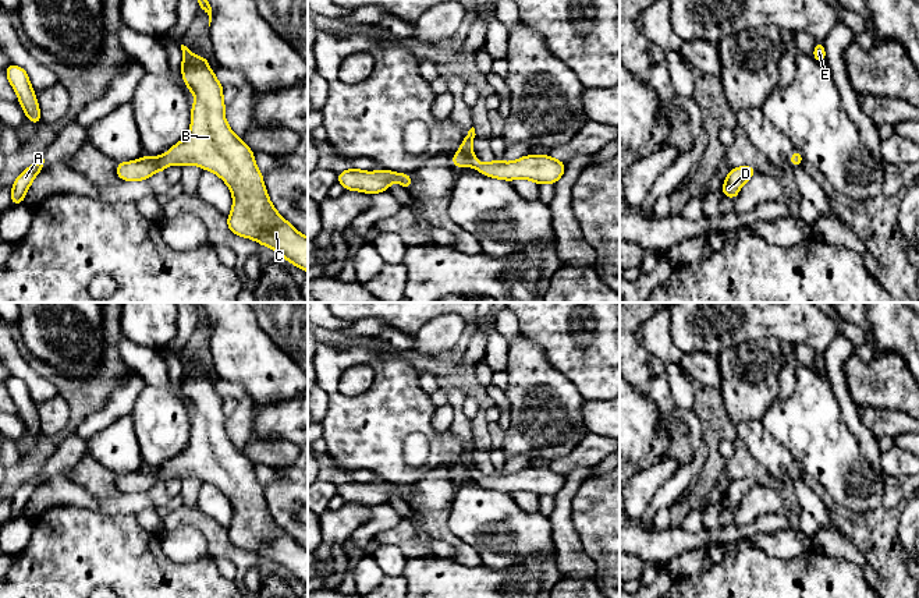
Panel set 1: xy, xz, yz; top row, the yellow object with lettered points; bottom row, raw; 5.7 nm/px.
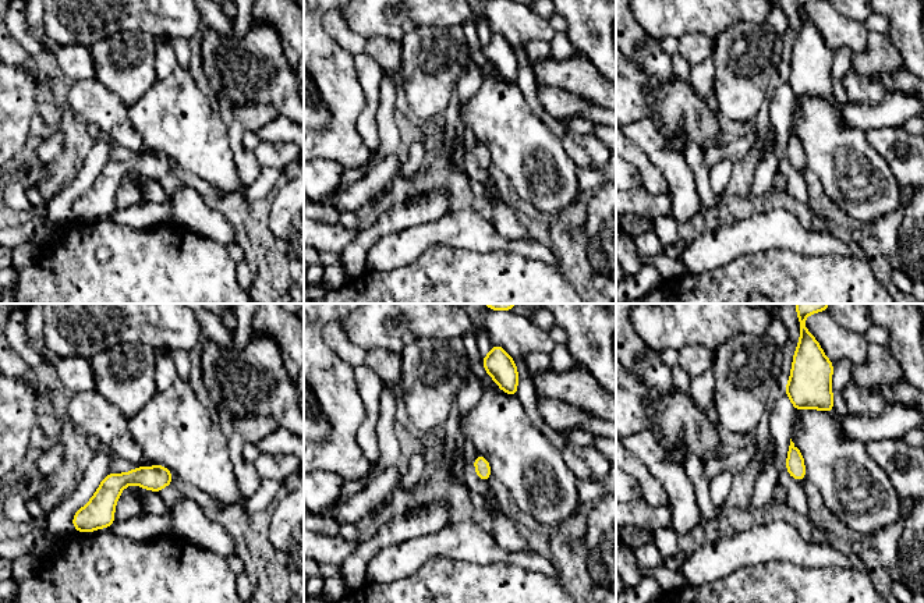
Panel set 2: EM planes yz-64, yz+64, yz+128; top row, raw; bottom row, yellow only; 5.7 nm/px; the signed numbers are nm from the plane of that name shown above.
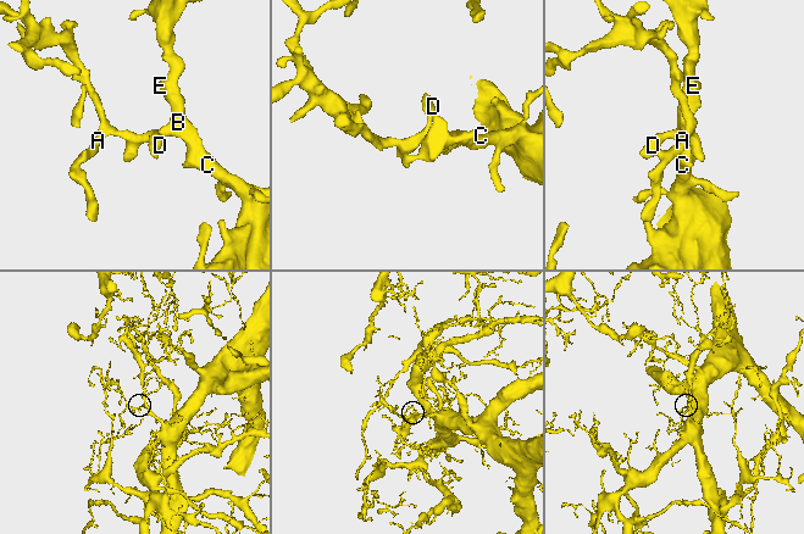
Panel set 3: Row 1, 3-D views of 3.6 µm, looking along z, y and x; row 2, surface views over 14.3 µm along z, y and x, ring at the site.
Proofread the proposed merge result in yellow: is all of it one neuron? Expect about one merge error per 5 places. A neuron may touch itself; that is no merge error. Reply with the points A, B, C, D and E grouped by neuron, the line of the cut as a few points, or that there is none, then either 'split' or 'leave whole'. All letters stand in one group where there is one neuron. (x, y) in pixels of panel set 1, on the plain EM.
A B C D E; no cut; leave whole

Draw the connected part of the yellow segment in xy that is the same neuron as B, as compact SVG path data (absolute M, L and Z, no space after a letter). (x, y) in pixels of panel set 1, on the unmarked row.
M181 357L181 386L194 406L188 447L162 468L143 468L117 475L123 493L141 493L168 477L195 477L217 486L233 505L227 538L233 546L277 563L285 573L308 585L308 549L302 548L273 519L253 463L233 445L224 429L223 397L209 381L209 372Z

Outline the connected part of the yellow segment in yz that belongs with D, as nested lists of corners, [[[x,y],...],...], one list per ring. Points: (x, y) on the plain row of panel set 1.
[[[739,478],[735,481],[730,481],[728,488],[720,503],[725,509],[735,512],[742,498],[755,486],[756,481],[753,478]]]

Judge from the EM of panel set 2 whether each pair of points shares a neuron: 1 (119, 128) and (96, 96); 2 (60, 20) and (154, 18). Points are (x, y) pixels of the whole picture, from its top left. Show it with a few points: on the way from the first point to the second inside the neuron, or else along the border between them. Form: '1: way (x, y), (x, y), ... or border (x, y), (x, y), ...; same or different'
1: way (113, 120), (99, 105); same
2: way (84, 17), (130, 17); same

